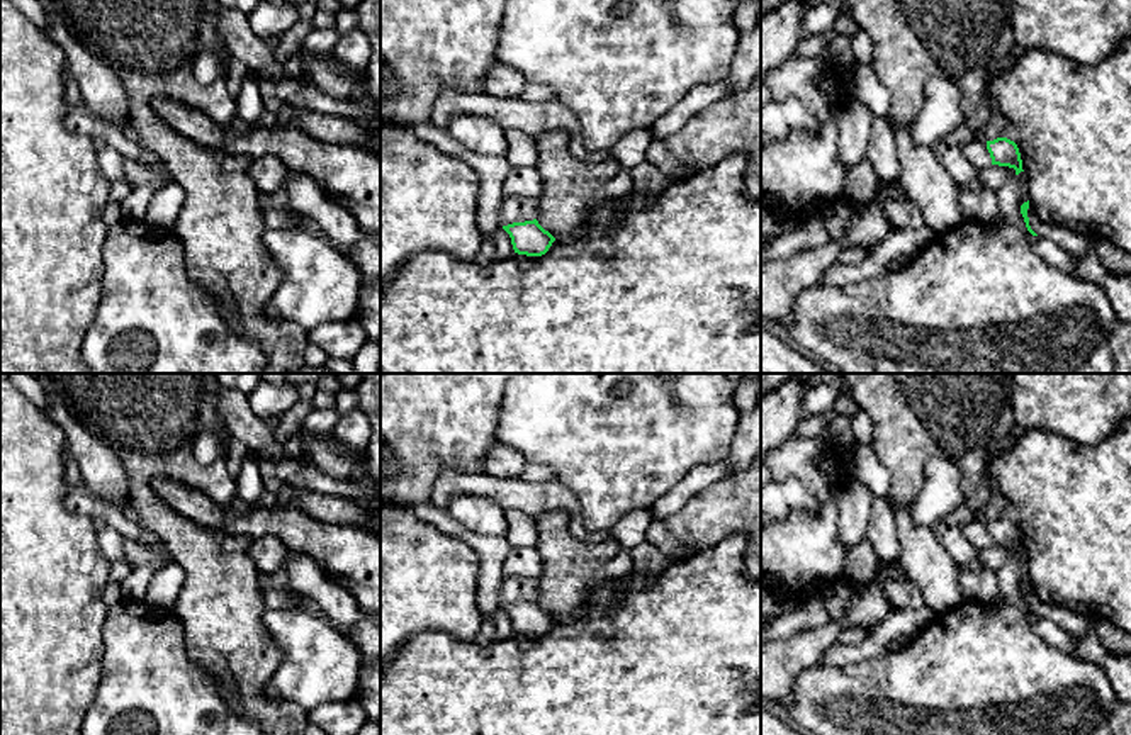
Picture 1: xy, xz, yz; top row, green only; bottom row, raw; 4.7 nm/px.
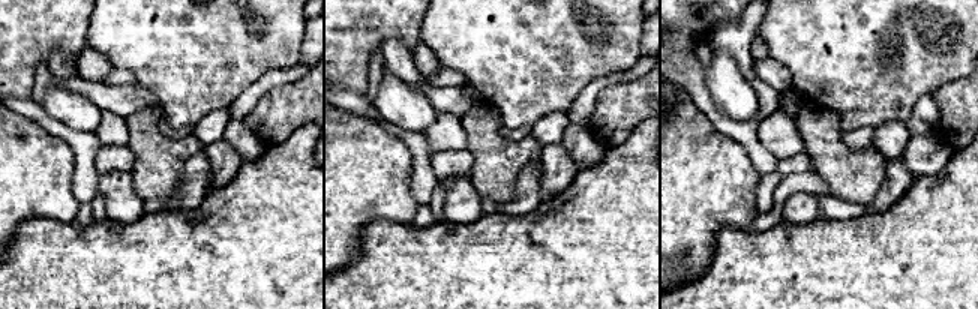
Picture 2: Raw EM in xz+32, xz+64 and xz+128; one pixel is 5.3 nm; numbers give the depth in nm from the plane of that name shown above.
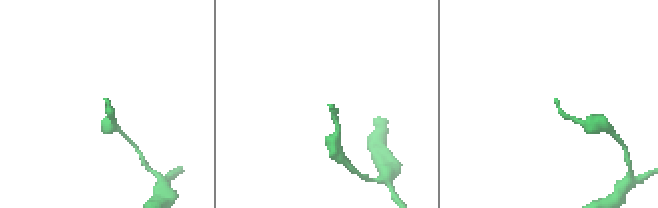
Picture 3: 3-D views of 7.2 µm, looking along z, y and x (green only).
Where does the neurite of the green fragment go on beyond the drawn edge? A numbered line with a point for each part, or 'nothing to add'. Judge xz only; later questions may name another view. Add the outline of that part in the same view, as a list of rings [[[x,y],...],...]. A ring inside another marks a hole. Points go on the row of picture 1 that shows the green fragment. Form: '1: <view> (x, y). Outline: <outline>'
1: xz (513, 209). Outline: [[[503,197],[499,207],[501,227],[513,222],[525,222],[533,219],[537,219],[535,199]]]

